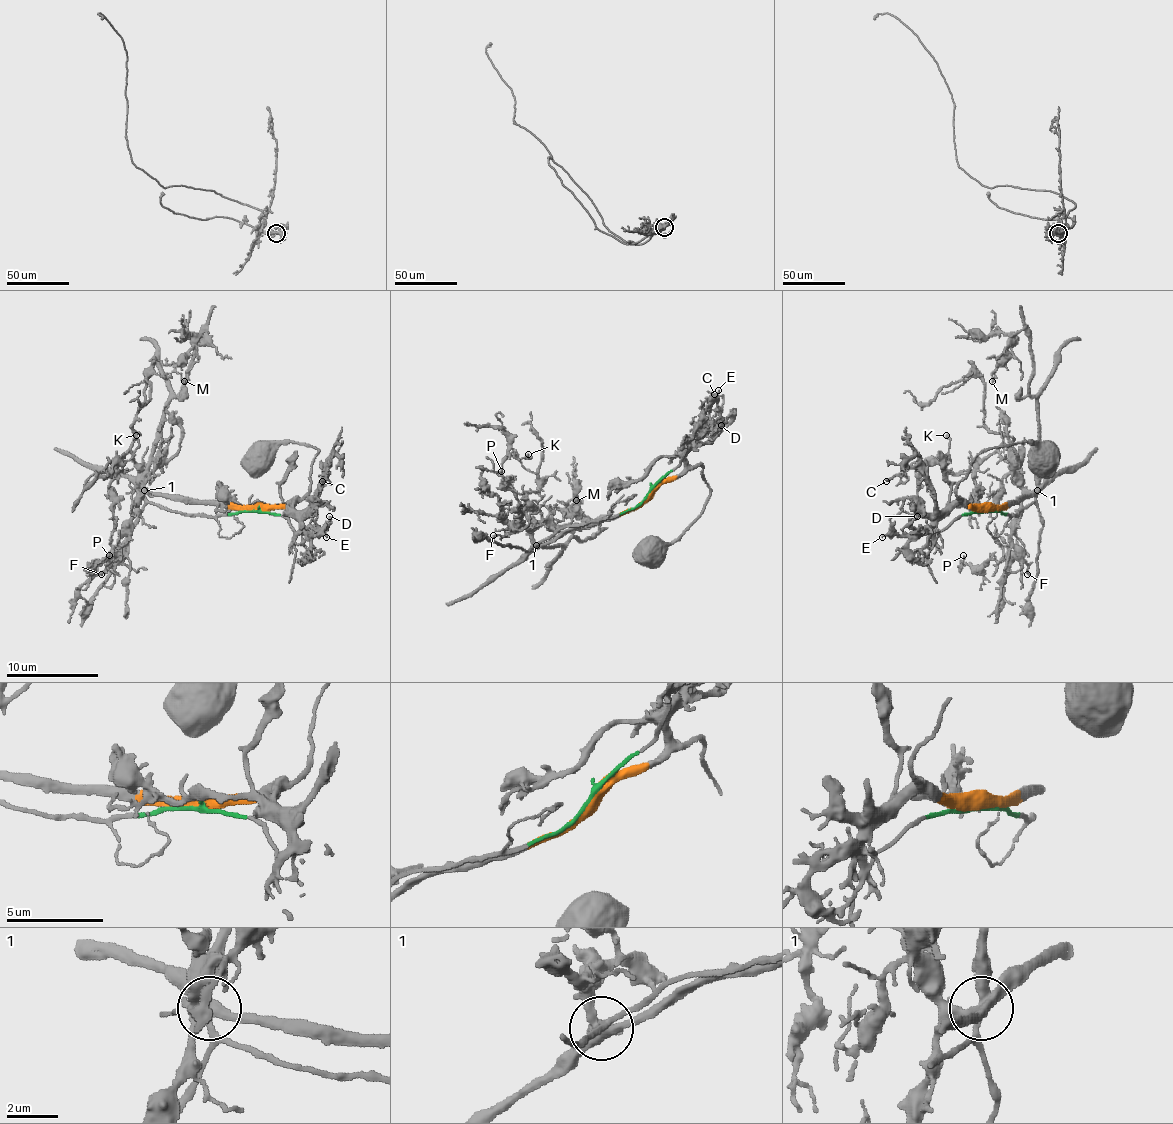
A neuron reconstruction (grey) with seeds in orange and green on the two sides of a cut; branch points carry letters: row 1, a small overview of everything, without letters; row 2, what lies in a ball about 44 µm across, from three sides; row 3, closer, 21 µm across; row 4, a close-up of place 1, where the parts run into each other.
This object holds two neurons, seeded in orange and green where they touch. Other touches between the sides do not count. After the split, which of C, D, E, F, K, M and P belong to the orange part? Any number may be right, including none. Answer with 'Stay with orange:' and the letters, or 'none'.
Stay with orange: C, D, E

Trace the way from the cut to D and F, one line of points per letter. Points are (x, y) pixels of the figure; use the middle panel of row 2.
D: (648, 495), (685, 467), (685, 451), (710, 424), (719, 419), (721, 426)
F: (648, 495), (616, 515), (556, 529), (538, 543), (524, 524), (510, 524), (513, 529), (504, 536), (492, 536)

